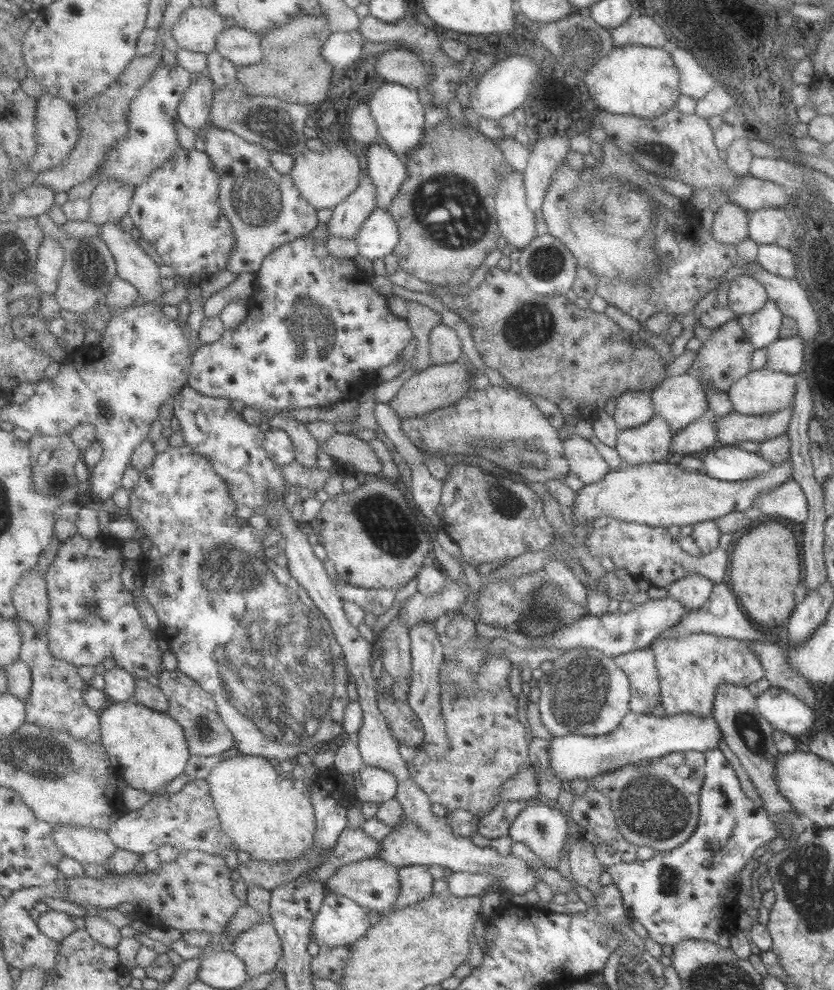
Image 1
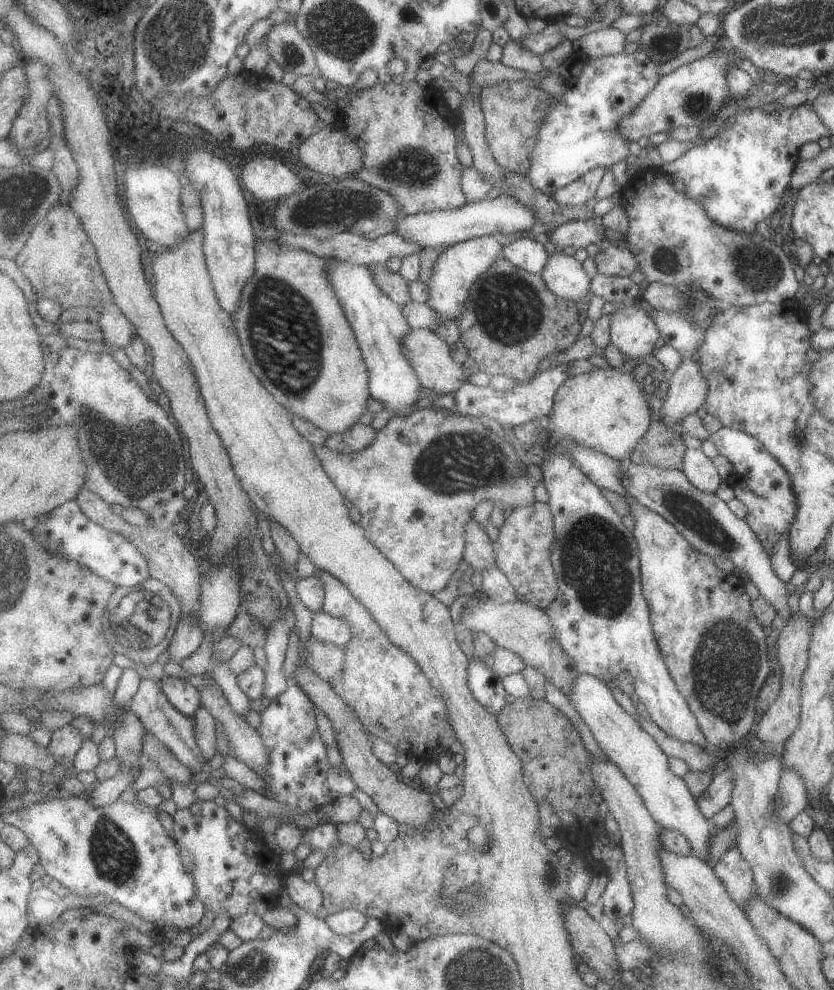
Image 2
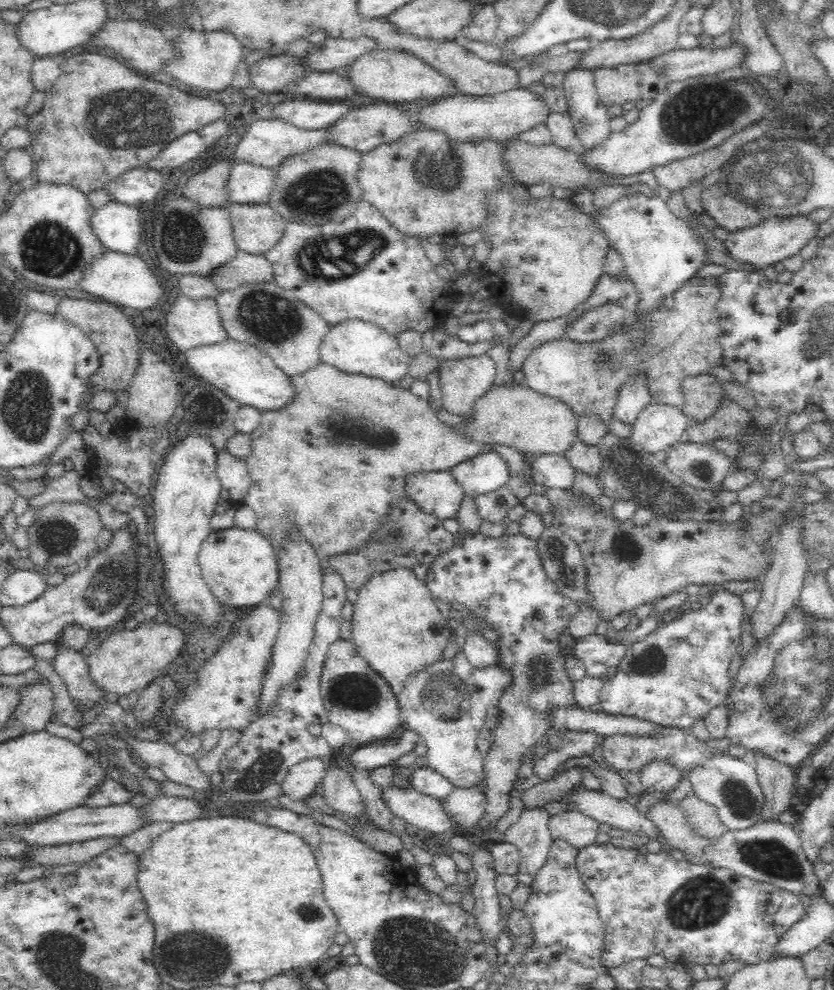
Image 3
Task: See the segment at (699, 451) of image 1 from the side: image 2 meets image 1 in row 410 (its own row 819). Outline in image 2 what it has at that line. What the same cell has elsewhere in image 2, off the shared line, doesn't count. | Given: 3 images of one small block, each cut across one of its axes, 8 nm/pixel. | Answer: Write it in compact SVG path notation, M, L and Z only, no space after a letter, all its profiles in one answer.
M730 766L720 767L704 794L695 799L702 816L707 820L712 820L714 815L731 804L732 774Z

